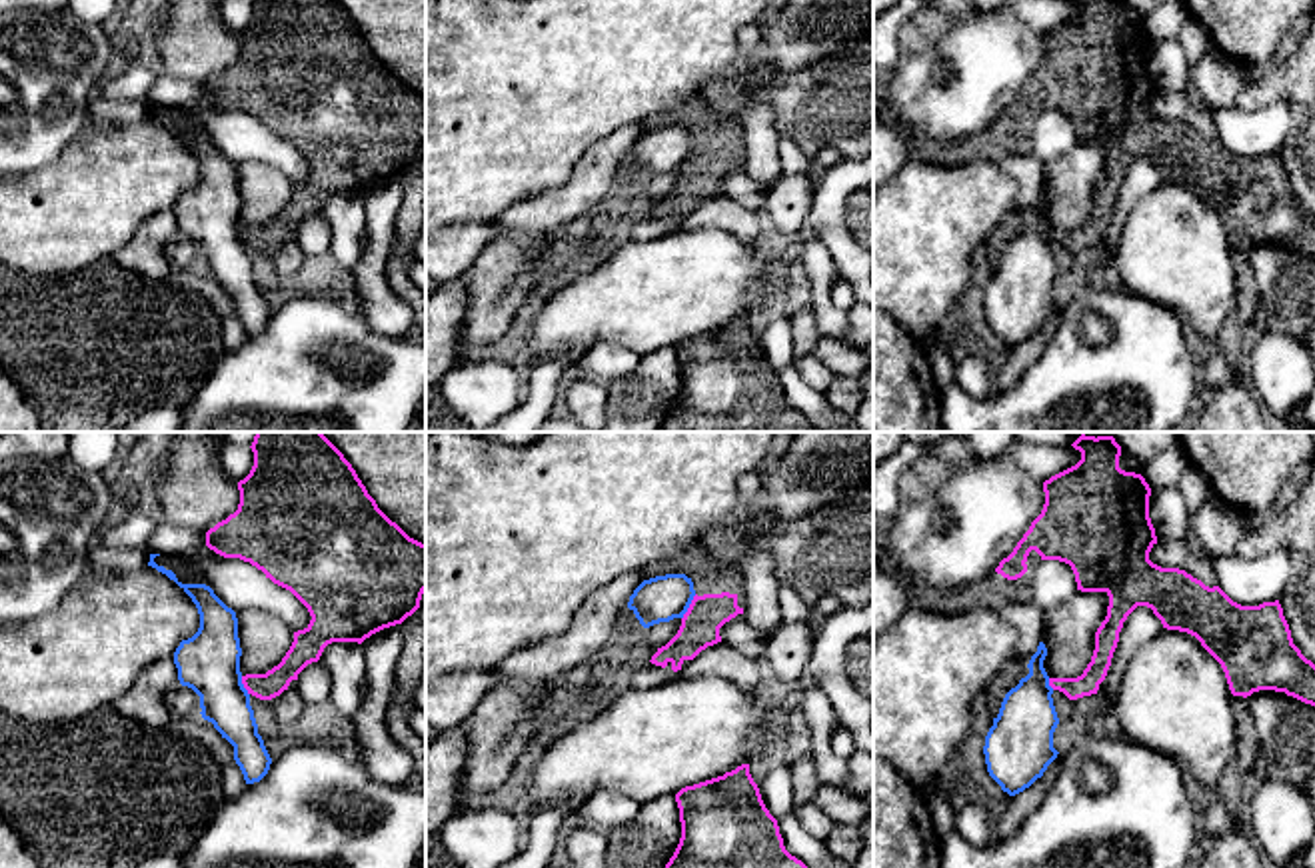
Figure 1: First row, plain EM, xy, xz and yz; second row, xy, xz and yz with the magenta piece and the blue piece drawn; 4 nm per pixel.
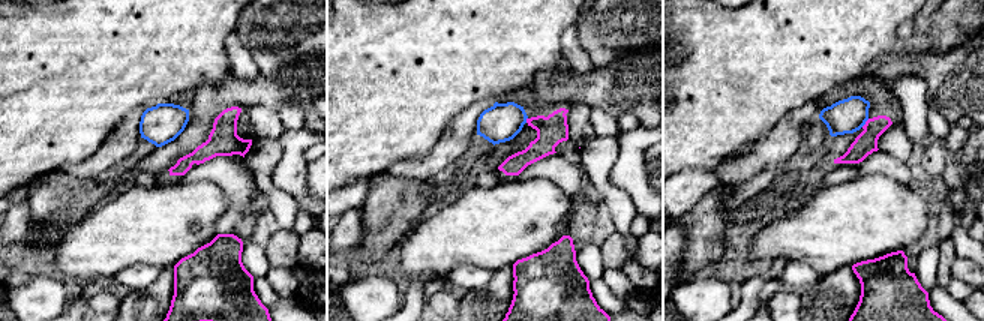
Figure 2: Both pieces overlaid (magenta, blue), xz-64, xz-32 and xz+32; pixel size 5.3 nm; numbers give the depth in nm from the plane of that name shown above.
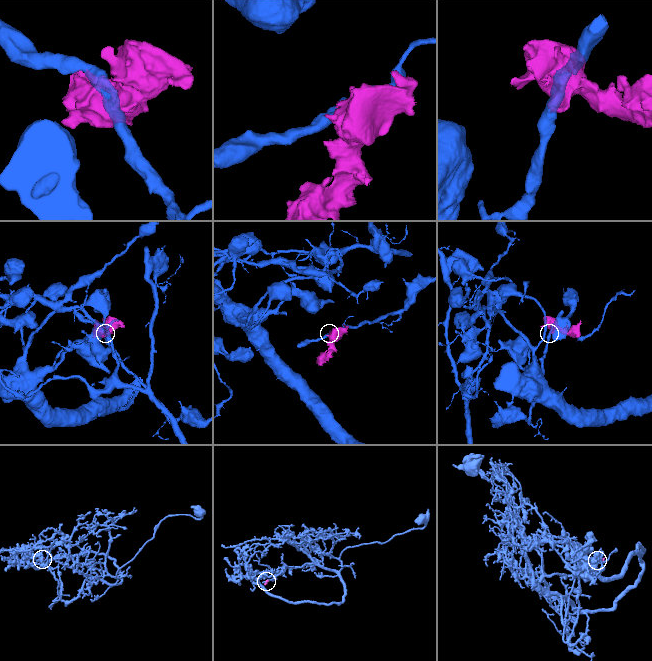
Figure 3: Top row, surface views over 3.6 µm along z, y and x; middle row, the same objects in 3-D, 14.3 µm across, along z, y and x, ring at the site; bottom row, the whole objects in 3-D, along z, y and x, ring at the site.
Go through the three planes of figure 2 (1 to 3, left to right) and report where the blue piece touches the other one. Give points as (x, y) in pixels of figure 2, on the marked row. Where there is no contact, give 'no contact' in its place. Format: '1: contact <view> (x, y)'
1: no contact
2: contact xz-32 (527, 120)
3: contact xz+32 (866, 123)

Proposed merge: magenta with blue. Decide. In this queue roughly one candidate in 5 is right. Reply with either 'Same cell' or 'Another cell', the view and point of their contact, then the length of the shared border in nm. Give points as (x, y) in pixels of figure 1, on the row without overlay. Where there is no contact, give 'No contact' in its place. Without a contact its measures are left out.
Another cell. Touches magenta at xz (690, 158). Shared border 120 nm

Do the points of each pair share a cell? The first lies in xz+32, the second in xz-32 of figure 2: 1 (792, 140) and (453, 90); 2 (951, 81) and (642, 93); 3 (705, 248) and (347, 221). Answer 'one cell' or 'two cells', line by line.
1: two cells
2: one cell
3: two cells

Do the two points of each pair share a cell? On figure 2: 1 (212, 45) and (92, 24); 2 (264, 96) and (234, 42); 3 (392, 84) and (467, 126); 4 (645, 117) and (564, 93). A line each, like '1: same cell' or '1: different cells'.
1: same cell
2: different cells
3: different cells
4: same cell

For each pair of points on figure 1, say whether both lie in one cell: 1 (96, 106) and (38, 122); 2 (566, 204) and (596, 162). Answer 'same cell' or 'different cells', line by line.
1: different cells
2: same cell

